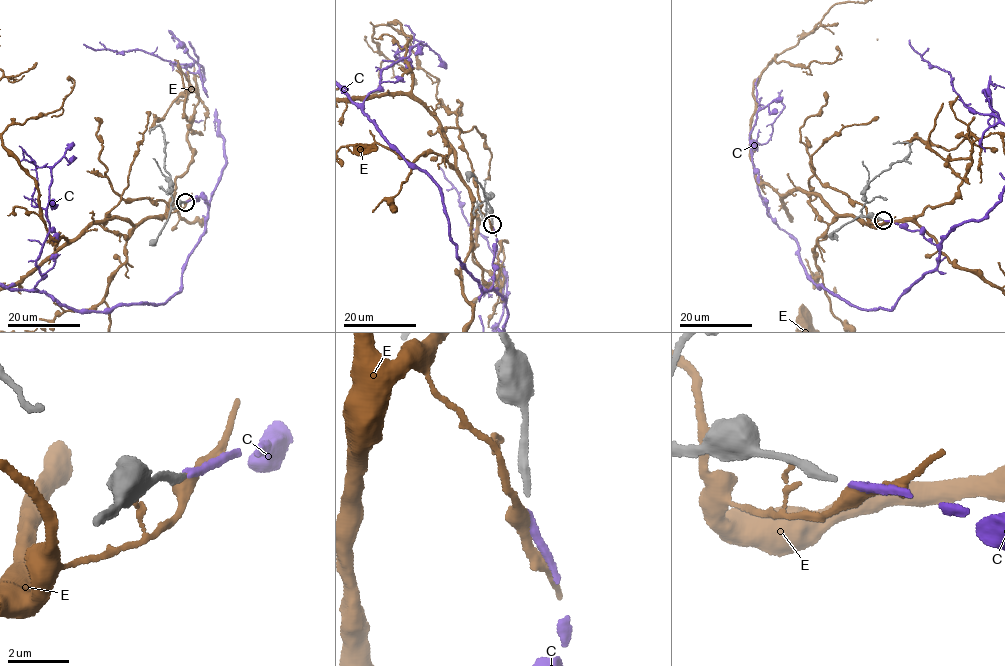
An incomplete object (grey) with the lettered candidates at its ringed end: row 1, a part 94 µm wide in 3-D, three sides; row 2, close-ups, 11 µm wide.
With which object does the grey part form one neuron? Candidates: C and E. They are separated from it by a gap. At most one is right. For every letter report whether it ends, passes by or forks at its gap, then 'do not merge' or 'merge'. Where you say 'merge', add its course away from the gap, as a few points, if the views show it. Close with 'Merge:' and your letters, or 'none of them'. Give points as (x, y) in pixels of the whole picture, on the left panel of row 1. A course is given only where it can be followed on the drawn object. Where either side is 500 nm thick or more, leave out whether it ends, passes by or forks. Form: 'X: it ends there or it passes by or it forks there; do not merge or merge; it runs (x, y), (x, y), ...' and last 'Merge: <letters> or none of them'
C: it ends there; merge
E: it passes by; do not merge
Merge: C

